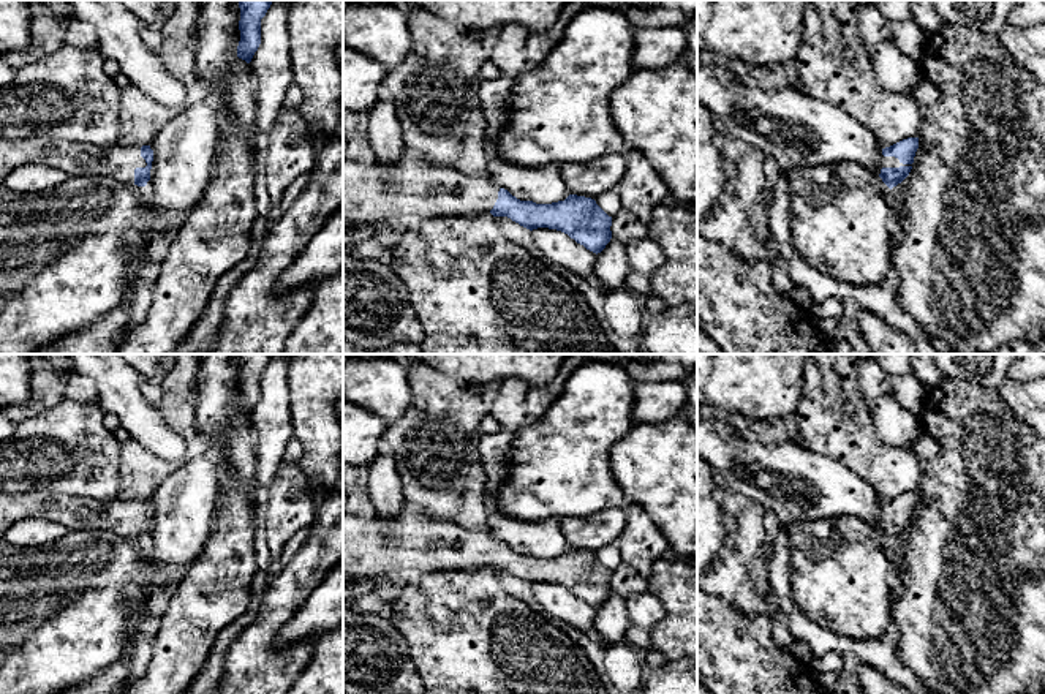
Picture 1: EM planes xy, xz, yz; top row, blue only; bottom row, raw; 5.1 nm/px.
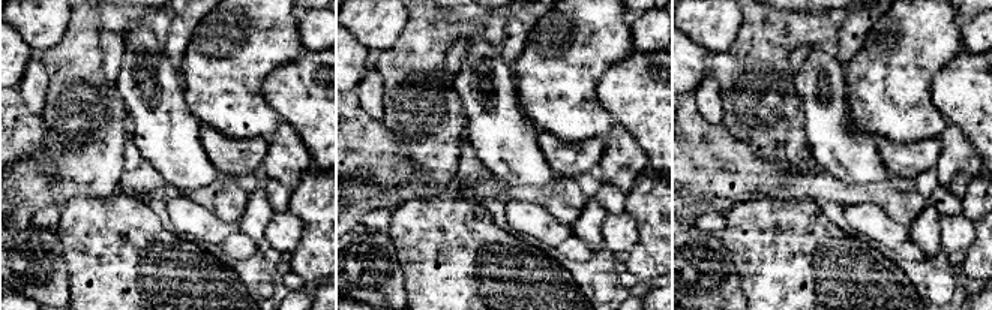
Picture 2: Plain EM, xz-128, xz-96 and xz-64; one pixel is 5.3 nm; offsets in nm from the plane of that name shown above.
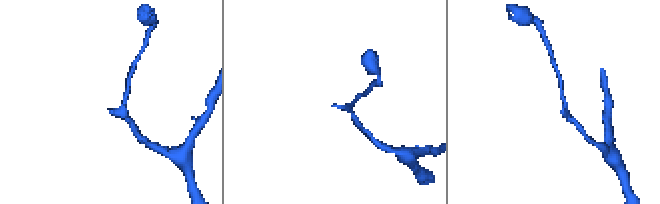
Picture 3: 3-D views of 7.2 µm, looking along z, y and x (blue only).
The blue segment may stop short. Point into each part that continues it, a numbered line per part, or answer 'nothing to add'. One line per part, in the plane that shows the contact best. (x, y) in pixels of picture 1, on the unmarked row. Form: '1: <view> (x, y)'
1: yz (887, 516)

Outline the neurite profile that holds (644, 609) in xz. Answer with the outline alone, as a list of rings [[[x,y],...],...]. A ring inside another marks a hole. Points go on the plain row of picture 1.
[[[639,593],[626,599],[626,613],[632,624],[651,629],[664,618],[666,610],[651,593]]]

